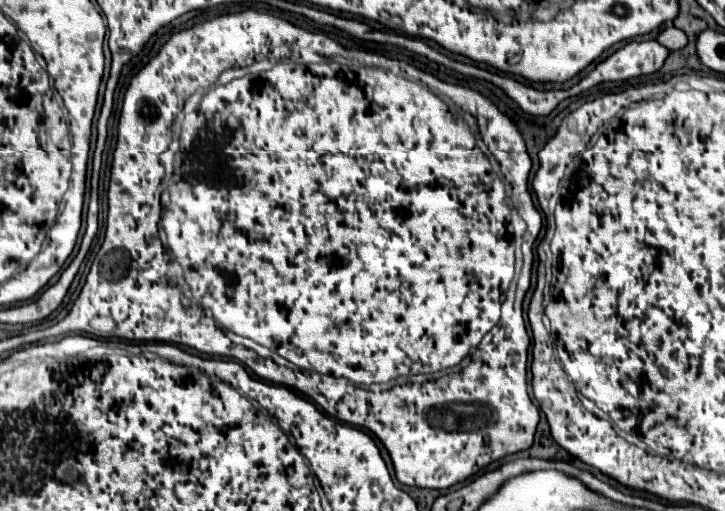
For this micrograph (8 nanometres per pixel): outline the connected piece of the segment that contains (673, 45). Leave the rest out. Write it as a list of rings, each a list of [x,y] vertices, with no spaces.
[[[669,26],[665,28],[659,38],[657,38],[661,44],[665,44],[669,50],[681,50],[687,46],[687,34],[675,26]]]

